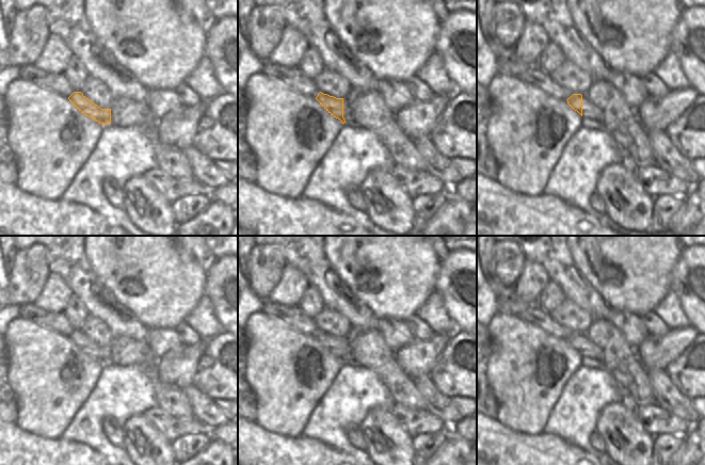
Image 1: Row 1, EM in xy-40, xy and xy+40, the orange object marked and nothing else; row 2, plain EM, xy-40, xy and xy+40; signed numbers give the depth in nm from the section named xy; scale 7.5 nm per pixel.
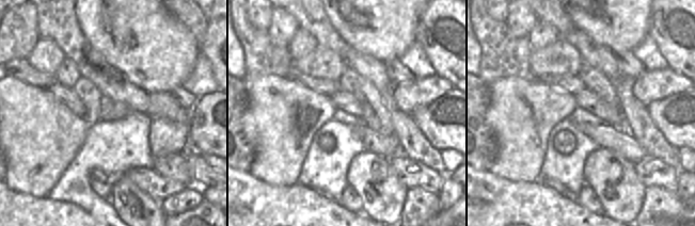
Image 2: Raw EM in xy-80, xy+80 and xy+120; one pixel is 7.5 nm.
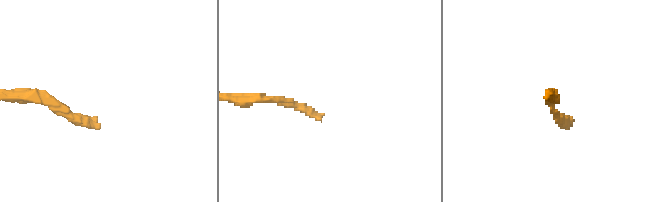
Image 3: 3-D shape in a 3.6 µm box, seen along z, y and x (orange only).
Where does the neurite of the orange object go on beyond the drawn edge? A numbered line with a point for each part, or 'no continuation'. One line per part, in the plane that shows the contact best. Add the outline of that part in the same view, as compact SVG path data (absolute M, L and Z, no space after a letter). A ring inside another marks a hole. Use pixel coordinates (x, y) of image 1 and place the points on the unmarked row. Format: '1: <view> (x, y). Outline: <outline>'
1: xy (347, 349). Outline: M343 337L343 357L346 360L352 360L352 349L348 342L348 337Z

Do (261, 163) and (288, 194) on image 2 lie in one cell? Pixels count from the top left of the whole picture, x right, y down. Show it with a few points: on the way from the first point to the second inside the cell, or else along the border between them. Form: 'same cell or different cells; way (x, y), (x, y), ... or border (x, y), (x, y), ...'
different cells; border (257, 178), (274, 186), (296, 184)

